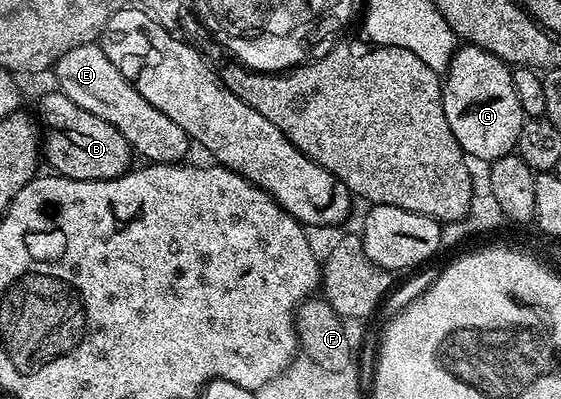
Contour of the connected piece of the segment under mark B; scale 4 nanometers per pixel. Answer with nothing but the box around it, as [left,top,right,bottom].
[37,89,131,181]

